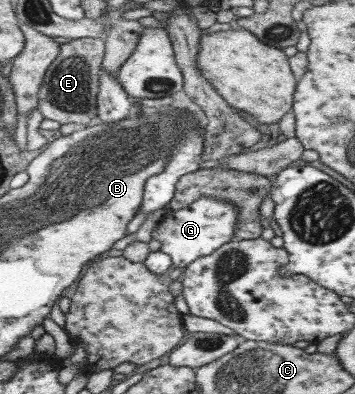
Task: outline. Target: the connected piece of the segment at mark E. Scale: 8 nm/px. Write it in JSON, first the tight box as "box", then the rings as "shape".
{"box":[38,37,105,128],"shape":[[[86,37],[71,39],[68,44],[60,45],[60,54],[49,66],[38,93],[38,109],[44,118],[57,120],[61,125],[73,122],[78,128],[84,128],[89,124],[91,118],[97,115],[97,96],[101,82],[99,74],[104,60],[105,48],[105,40]]]}

